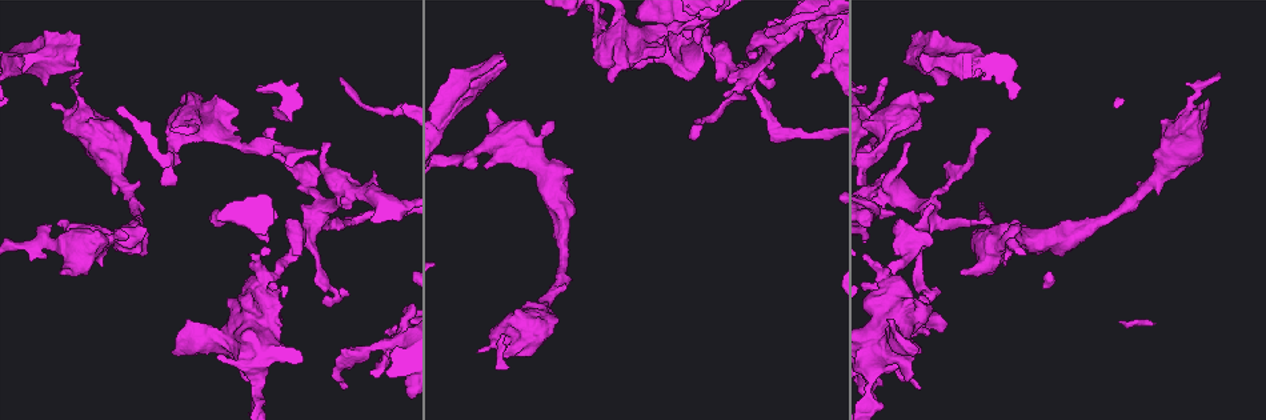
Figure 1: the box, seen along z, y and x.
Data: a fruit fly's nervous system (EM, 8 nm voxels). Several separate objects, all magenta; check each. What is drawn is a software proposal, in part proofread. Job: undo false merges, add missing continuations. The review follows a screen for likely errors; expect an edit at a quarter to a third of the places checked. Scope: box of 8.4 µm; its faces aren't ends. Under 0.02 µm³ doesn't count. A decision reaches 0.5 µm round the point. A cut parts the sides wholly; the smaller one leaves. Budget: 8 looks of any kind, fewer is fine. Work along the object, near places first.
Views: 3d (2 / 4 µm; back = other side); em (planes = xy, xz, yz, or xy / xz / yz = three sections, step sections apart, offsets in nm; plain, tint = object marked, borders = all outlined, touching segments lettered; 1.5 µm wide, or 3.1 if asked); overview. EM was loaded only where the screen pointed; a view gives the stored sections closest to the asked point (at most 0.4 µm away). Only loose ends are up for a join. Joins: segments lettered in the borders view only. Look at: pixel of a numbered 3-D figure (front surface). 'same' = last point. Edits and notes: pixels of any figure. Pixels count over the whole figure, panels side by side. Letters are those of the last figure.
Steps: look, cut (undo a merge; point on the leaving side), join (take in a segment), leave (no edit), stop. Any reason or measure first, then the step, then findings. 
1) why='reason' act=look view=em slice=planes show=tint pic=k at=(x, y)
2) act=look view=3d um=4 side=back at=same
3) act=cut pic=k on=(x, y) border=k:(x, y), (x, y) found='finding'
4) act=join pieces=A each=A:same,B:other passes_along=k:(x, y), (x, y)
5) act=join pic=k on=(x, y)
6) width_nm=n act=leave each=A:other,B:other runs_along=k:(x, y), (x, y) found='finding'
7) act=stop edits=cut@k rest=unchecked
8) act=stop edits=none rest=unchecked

why='an open end' act=look view=em slice=planes show=borders pic=1 at=(912, 353)

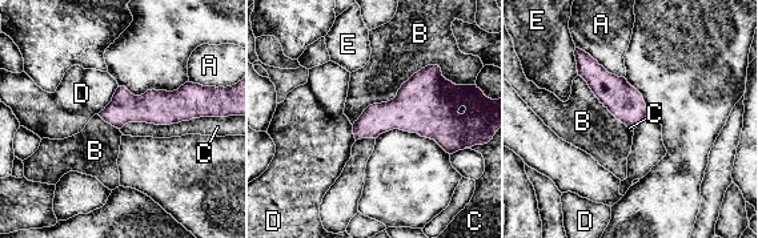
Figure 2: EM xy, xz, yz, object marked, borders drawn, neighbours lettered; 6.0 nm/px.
act=leave each=A:other,B:other,C:other,D:other,E:other runs_along=2:(197, 107), (124, 108), (104, 115) found='no lettered segment goes on from it'

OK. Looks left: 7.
why='stops while still wide' act=look view=em slice=planes show=borders pic=1 at=(63, 268)

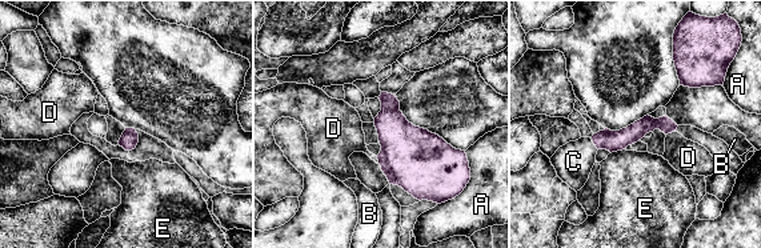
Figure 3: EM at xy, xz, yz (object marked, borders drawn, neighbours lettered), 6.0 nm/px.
act=join pieces=C each=A:other,B:other,C:same,D:other,E:other passes_along=3:(611, 140), (593, 143), (573, 162) found='the neuron continues'

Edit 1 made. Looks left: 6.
act=look view=overview

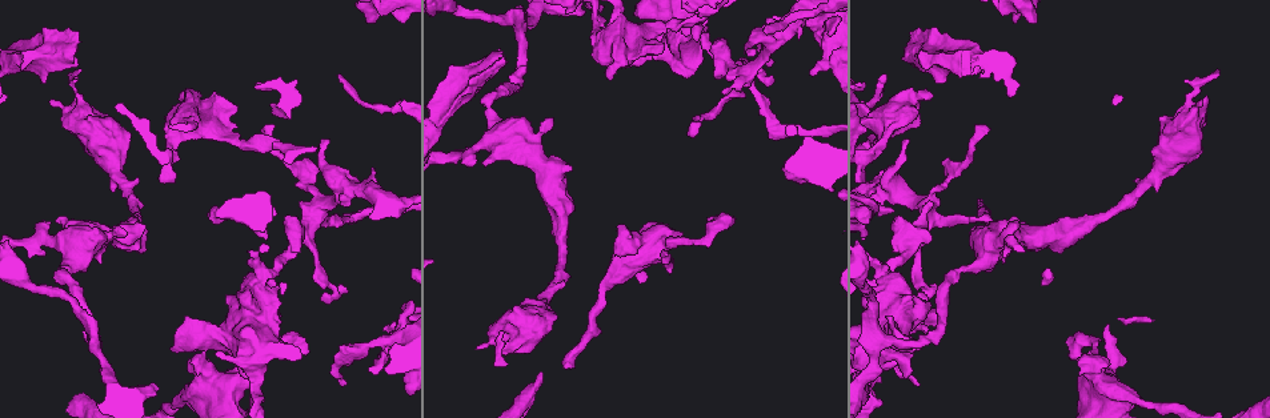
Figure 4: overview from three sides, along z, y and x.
why='thick end' act=look view=3d um=2 pic=4 at=(501, 60)

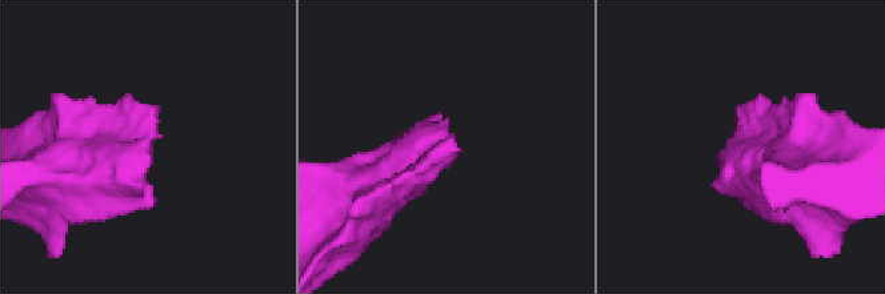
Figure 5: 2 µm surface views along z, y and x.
act=look view=em slice=planes show=tint pic=5 at=(455, 148)

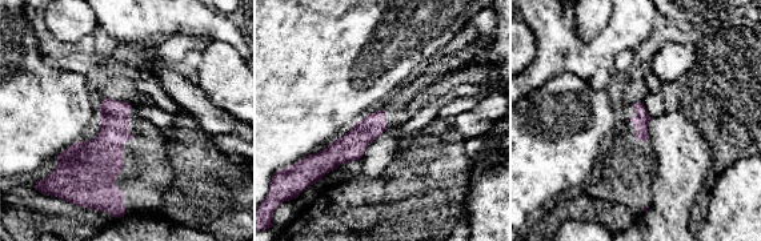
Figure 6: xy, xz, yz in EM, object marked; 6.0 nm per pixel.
why='see the neighbours' act=look view=em slice=planes show=borders at=same

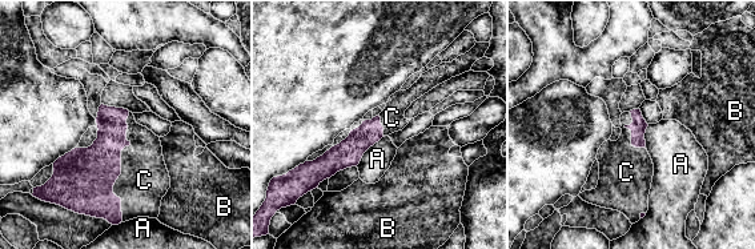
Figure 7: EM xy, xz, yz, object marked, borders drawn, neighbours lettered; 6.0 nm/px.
act=join pieces=C each=A:other,B:other,C:same passes_along=7:(83, 180), (120, 165), (144, 180) found='the neuron continues'

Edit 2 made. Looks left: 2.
act=stop edits=join@3,join@7 rest=unchecked

